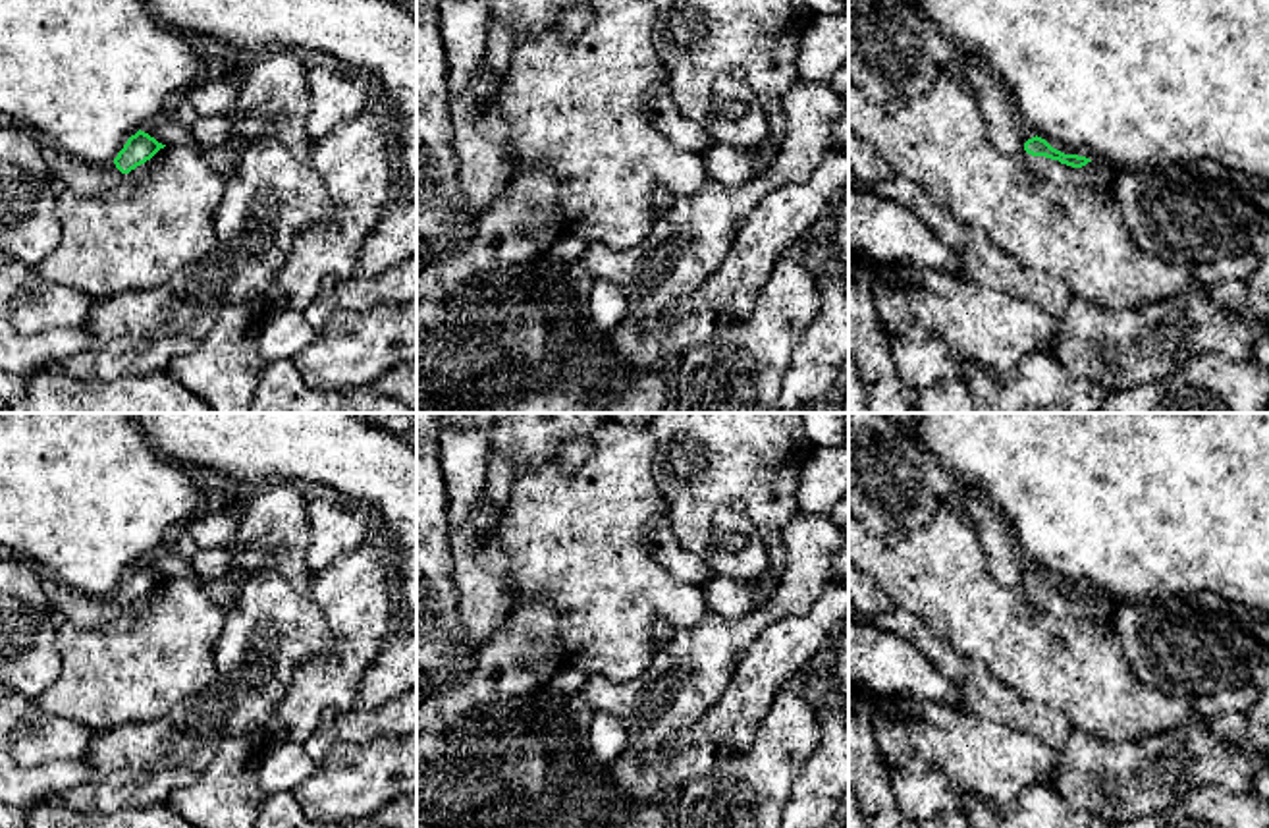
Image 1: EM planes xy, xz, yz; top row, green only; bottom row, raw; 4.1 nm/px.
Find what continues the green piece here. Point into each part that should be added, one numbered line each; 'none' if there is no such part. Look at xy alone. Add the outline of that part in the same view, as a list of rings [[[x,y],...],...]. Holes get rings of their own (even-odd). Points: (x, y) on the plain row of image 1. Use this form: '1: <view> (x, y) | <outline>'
1: xy (83, 610) | [[[40,569],[40,585],[58,623],[73,623],[81,629],[98,629],[125,610],[114,594],[93,596],[75,591],[44,569]]]

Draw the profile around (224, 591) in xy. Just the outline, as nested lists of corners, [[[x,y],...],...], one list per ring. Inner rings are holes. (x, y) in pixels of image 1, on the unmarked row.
[[[231,571],[230,575],[212,579],[212,581],[201,581],[206,594],[222,608],[226,610],[231,606],[237,596],[241,594],[243,585],[249,581],[249,573]]]

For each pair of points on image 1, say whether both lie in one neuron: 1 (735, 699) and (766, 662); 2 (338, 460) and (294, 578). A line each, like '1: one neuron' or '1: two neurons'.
1: one neuron
2: two neurons

